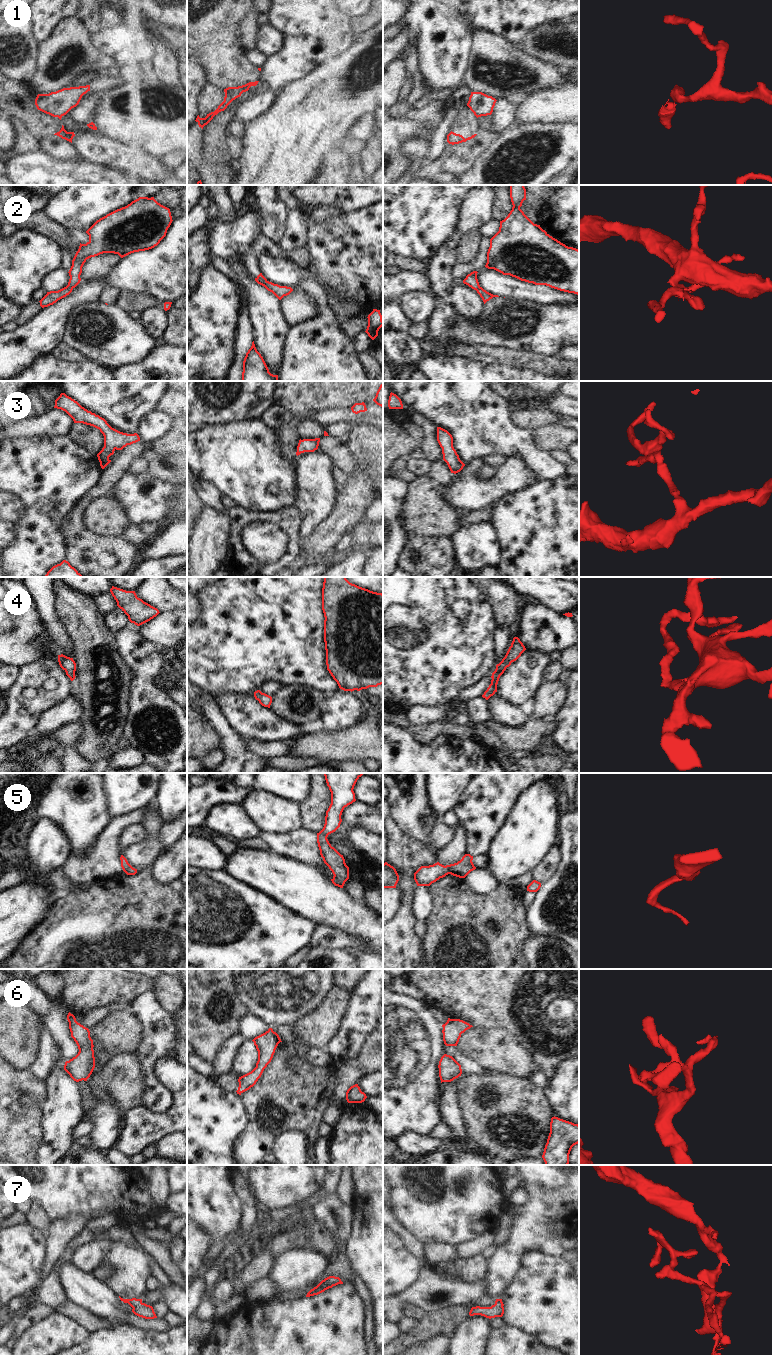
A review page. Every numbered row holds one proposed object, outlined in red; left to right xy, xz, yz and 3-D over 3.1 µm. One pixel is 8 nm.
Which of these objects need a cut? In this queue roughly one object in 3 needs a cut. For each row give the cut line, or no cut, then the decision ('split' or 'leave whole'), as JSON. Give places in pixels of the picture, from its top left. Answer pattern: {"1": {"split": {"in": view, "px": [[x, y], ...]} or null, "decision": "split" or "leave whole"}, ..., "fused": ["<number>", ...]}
{"1": {"split": {"in": "xy", "px": [[58, 116], [61, 117]]}, "decision": "split"}, "2": {"split": {"in": "xy", "px": [[65, 287], [72, 289]]}, "decision": "split"}, "3": {"split": null, "decision": "leave whole"}, "4": {"split": null, "decision": "leave whole"}, "5": {"split": {"in": "yz", "px": [[446, 865], [449, 873]]}, "decision": "split"}, "6": {"split": null, "decision": "leave whole"}, "7": {"split": null, "decision": "leave whole"}, "fused": ["1", "2", "5"]}

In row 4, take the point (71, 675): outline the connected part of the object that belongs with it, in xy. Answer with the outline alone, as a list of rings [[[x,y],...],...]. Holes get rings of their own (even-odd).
[[[61,654],[58,655],[58,662],[60,667],[66,672],[66,675],[70,678],[71,681],[73,681],[76,677],[76,663],[73,658]]]

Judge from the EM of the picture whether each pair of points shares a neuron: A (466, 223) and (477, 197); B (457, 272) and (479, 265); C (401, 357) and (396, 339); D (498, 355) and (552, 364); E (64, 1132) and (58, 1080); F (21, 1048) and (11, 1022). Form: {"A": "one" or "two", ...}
{"A": "one", "B": "one", "C": "one", "D": "one", "E": "one", "F": "one"}

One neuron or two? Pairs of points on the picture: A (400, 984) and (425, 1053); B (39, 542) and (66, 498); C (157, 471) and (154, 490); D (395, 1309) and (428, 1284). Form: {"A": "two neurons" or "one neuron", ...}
{"A": "two neurons", "B": "one neuron", "C": "two neurons", "D": "one neuron"}

